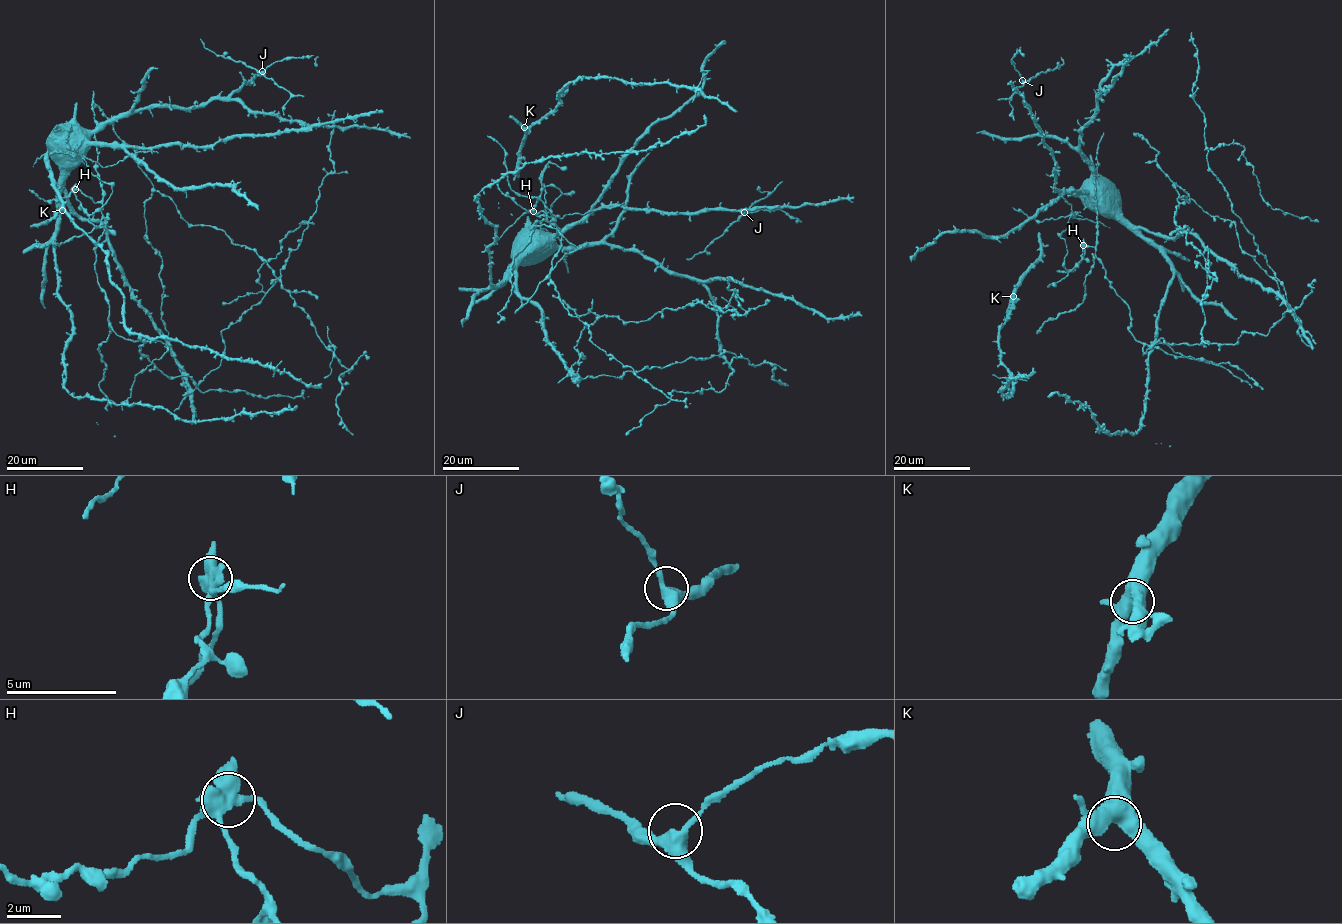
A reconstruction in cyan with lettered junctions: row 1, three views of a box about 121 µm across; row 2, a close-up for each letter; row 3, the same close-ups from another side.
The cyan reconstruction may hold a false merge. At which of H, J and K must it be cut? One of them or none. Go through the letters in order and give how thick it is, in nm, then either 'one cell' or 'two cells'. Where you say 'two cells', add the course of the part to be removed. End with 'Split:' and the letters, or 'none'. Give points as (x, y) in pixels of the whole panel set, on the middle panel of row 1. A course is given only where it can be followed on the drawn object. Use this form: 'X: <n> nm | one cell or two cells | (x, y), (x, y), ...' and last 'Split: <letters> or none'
H: 460 nm | two cells | (533, 212), (548, 186), (571, 193), (560, 195), (547, 216), (586, 214), (624, 202)
J: 400 nm | one cell
K: 500 nm | one cell
Split: H

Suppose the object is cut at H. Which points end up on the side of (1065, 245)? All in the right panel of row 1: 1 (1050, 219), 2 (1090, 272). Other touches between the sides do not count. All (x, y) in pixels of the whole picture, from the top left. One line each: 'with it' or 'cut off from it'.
1: with it
2: cut off from it

